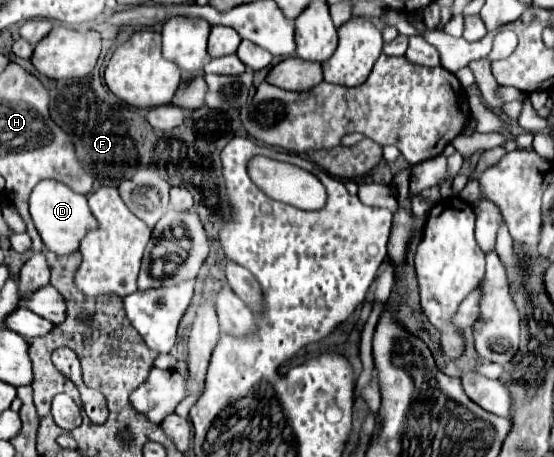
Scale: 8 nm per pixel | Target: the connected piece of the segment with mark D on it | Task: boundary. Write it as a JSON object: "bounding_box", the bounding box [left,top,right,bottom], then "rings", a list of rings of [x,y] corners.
{"bounding_box":[30,181,96,255],"rings":[[[40,181],[32,193],[30,193],[30,215],[32,221],[42,237],[42,243],[48,251],[56,255],[68,255],[78,249],[80,239],[96,227],[96,219],[90,213],[90,207],[86,203],[86,195],[80,195],[68,185],[58,183],[58,181]]]}

